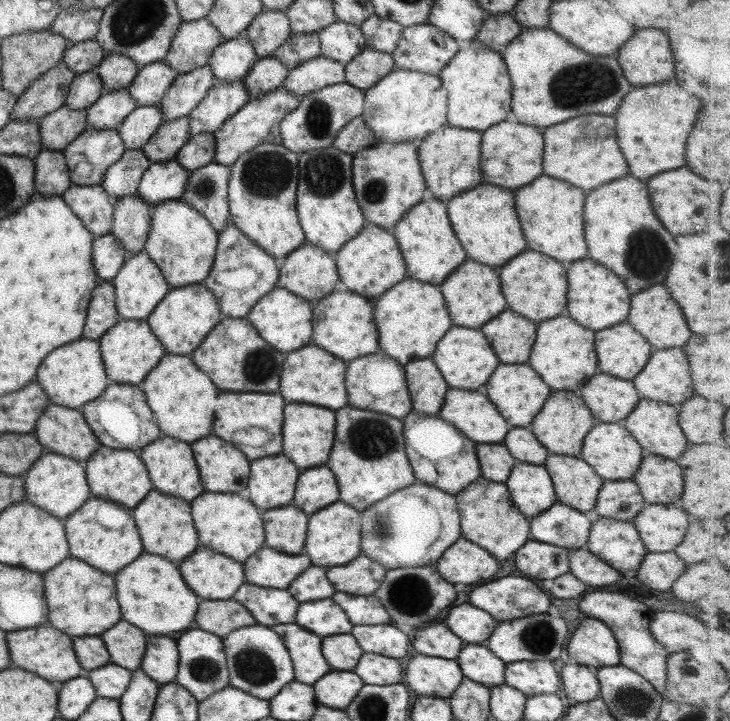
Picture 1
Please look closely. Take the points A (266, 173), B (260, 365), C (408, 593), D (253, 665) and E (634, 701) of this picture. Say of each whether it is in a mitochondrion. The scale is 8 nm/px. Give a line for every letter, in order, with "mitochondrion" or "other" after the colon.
A: mitochondrion
B: mitochondrion
C: mitochondrion
D: mitochondrion
E: mitochondrion

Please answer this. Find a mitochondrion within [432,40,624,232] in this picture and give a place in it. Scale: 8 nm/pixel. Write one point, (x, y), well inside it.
(577, 86)

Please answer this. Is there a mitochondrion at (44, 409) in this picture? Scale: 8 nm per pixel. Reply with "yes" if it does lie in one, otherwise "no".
no

